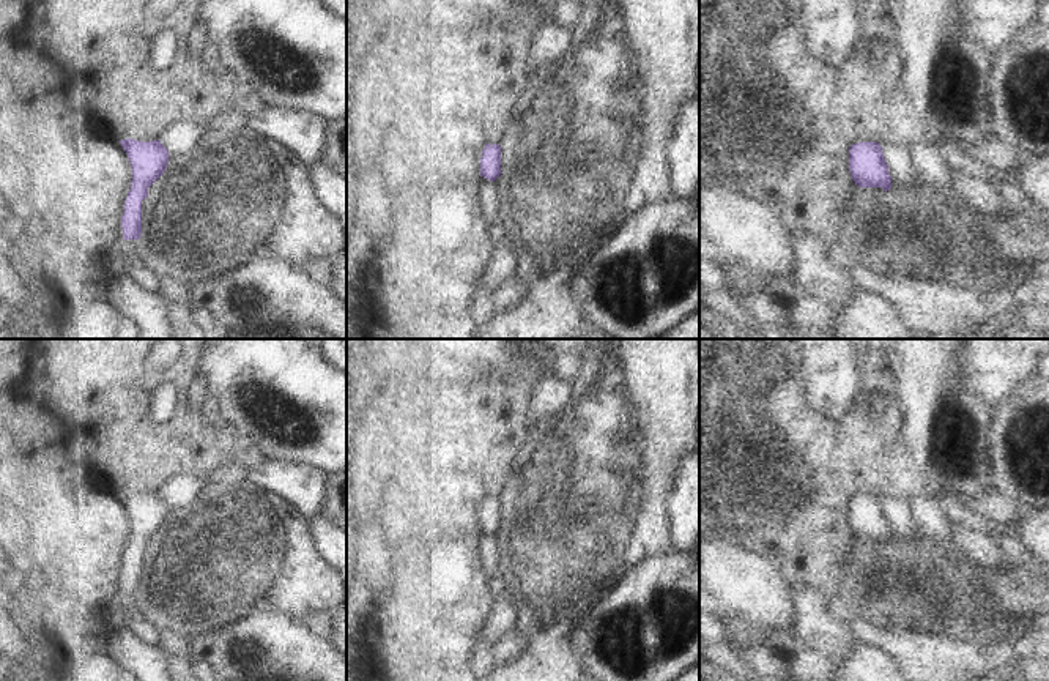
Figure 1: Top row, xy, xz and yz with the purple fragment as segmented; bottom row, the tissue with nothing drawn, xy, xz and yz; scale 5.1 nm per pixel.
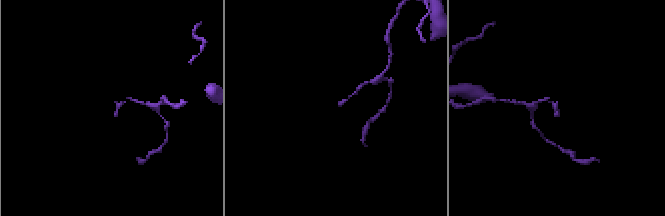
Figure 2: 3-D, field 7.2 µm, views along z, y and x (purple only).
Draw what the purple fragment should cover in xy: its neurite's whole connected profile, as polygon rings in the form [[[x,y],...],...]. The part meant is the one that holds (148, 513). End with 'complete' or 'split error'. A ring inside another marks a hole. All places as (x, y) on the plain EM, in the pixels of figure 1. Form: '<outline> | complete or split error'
[[[124,492],[120,497],[132,520],[131,542],[121,569],[123,593],[139,593],[142,588],[142,553],[148,550],[148,541],[162,530],[169,504],[161,493]]] | complete

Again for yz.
[[[860,495],[849,500],[849,525],[860,541],[891,541],[891,530],[882,500],[877,495]]] | complete

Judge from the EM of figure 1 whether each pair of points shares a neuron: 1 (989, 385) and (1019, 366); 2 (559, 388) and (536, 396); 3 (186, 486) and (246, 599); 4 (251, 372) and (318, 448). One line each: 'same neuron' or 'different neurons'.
1: same neuron
2: different neurons
3: same neuron
4: same neuron

